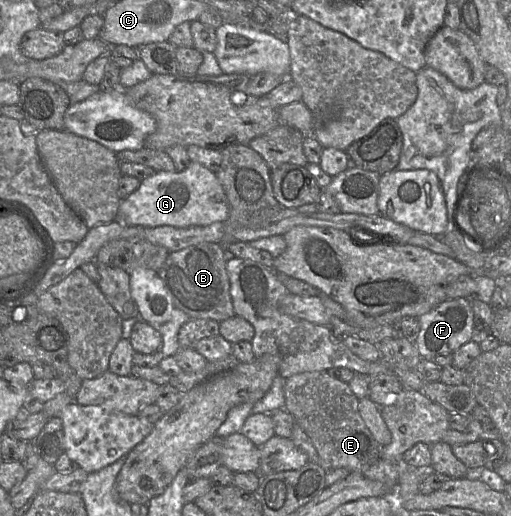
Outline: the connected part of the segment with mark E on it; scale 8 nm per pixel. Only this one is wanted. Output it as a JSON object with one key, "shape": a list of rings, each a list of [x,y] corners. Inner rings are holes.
{"shape":[[[327,371],[303,372],[288,377],[284,385],[285,410],[295,419],[310,438],[319,455],[319,465],[325,470],[345,468],[349,472],[365,472],[371,465],[381,459],[382,446],[374,439],[363,421],[359,409],[359,399],[350,389],[348,383],[330,376]]]}

